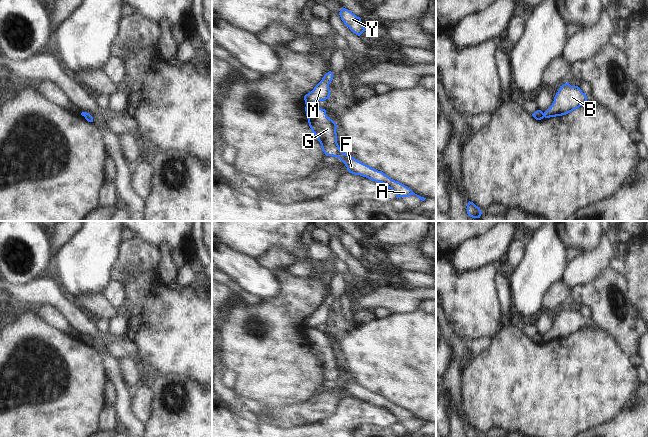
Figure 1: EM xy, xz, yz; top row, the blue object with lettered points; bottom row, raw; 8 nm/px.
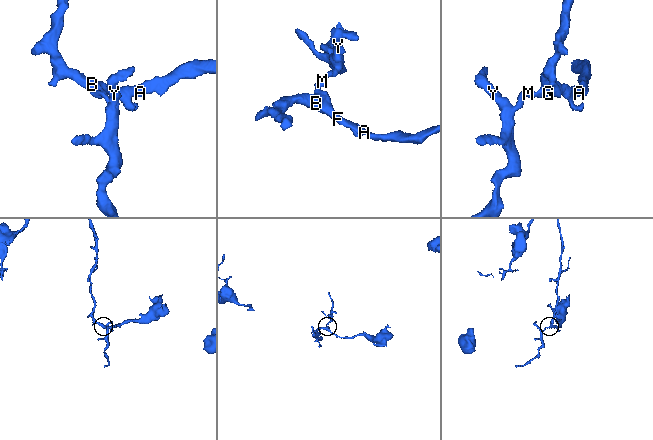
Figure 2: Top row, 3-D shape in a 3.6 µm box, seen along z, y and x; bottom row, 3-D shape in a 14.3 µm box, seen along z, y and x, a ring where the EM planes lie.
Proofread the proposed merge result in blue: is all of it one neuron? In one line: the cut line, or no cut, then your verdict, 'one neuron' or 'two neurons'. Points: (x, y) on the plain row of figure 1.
cut in xz along (313, 327), (306, 329); two neurons

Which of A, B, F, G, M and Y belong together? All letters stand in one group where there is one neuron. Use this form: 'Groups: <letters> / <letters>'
Groups: A B F G / M Y.

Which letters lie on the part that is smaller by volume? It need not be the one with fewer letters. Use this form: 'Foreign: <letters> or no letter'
Foreign: M, Y

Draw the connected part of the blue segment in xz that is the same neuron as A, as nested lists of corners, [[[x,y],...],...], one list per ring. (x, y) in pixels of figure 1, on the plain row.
[[[311,328],[311,329],[306,329],[306,331],[305,331],[305,335],[306,335],[306,340],[307,340],[307,343],[308,343],[308,347],[309,347],[309,350],[310,350],[310,352],[311,352],[311,354],[312,354],[312,356],[314,357],[314,359],[316,360],[316,362],[318,363],[318,365],[320,366],[320,368],[321,368],[321,372],[322,372],[322,375],[325,377],[325,379],[326,380],[333,380],[333,381],[338,381],[344,388],[345,388],[345,390],[347,391],[347,394],[349,395],[349,397],[352,397],[352,398],[354,398],[354,399],[360,399],[360,400],[363,400],[363,401],[366,401],[366,402],[368,402],[368,403],[370,403],[370,404],[372,404],[372,405],[375,405],[375,406],[378,406],[378,407],[382,407],[382,408],[384,408],[385,410],[387,410],[389,413],[391,413],[395,418],[396,418],[396,420],[397,420],[397,423],[398,422],[400,422],[400,421],[408,421],[408,420],[411,420],[411,419],[416,419],[420,424],[422,424],[422,425],[424,425],[426,422],[424,422],[424,421],[421,421],[421,420],[419,420],[419,419],[417,419],[417,418],[415,418],[410,412],[408,412],[407,410],[405,410],[404,408],[402,408],[402,407],[400,407],[400,406],[398,406],[398,405],[395,405],[395,404],[393,404],[393,403],[391,403],[389,400],[387,400],[386,398],[384,398],[382,395],[378,395],[378,394],[376,394],[376,393],[374,393],[374,392],[372,392],[372,391],[370,391],[370,390],[368,390],[368,389],[366,389],[366,388],[364,388],[364,387],[362,387],[362,386],[360,386],[360,385],[358,385],[357,383],[355,383],[354,381],[352,381],[352,380],[350,380],[350,379],[348,379],[348,378],[345,378],[345,377],[343,377],[342,375],[341,375],[341,373],[340,373],[340,371],[339,371],[339,369],[338,369],[338,367],[337,367],[337,357],[336,357],[336,353],[337,353],[337,349],[336,349],[336,347],[332,344],[332,343],[330,343],[328,340],[327,340],[327,338],[326,338],[326,334],[325,333],[322,333],[322,332],[320,332],[320,331],[317,331],[317,330],[315,330],[314,328]]]

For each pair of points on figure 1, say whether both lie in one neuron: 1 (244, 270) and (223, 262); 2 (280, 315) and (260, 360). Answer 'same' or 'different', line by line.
1: same
2: same

